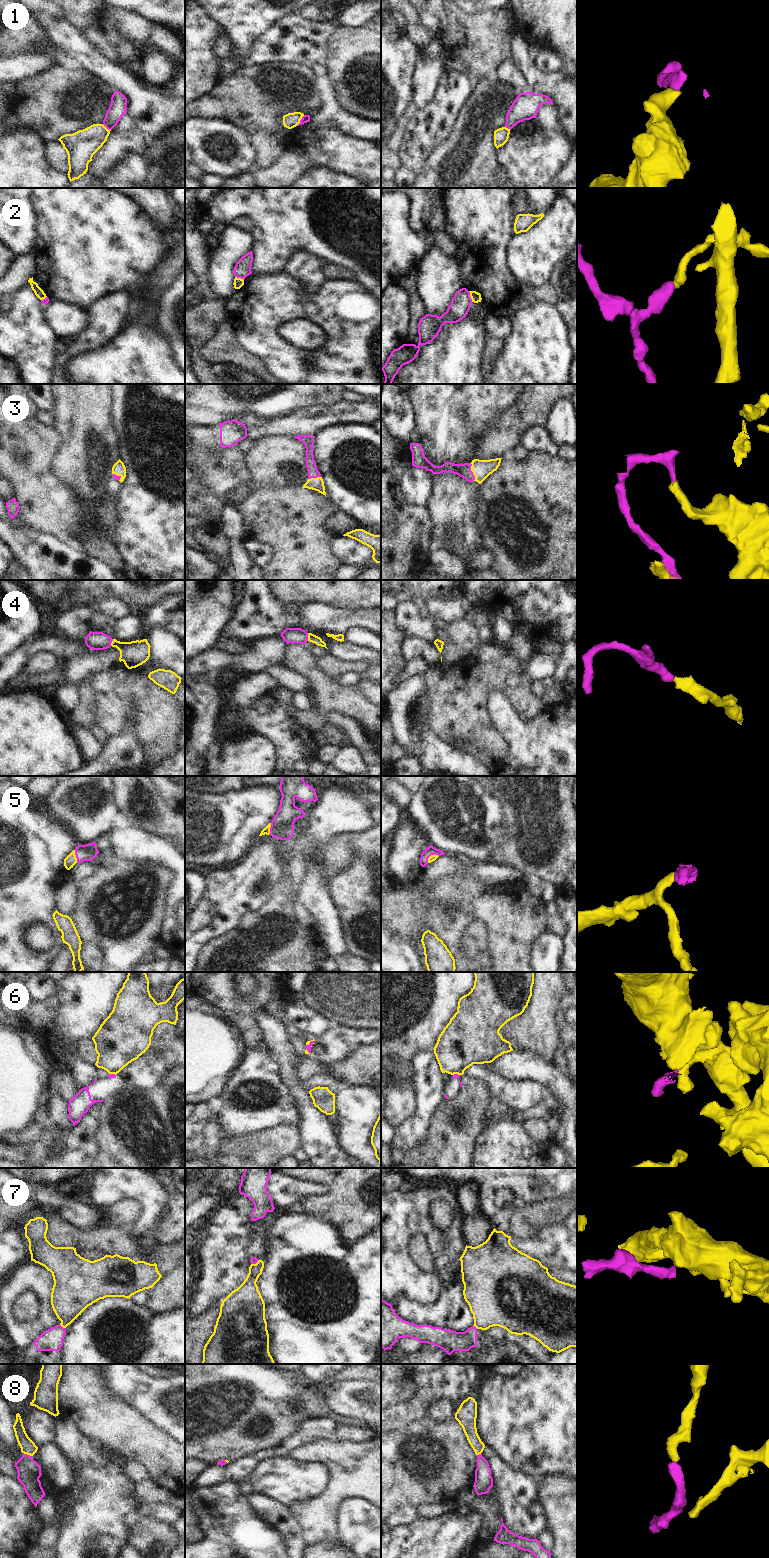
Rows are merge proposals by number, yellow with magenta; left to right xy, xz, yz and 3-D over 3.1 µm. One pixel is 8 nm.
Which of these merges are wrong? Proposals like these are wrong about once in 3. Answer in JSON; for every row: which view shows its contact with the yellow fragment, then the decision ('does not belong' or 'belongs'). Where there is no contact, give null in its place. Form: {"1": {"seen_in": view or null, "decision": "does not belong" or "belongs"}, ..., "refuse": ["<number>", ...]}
{"1": {"seen_in": "xz", "decision": "does not belong"}, "2": {"seen_in": "yz", "decision": "does not belong"}, "3": {"seen_in": "yz", "decision": "belongs"}, "4": {"seen_in": "xz", "decision": "belongs"}, "5": {"seen_in": "xy", "decision": "belongs"}, "6": {"seen_in": "xz", "decision": "does not belong"}, "7": {"seen_in": "xy", "decision": "does not belong"}, "8": {"seen_in": "xy", "decision": "belongs"}, "refuse": ["1", "2", "6", "7"]}

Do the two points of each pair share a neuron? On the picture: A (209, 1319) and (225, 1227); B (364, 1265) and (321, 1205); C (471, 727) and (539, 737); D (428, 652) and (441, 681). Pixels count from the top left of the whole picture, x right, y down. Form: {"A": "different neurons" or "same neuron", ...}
{"A": "different neurons", "B": "different neurons", "C": "different neurons", "D": "different neurons"}

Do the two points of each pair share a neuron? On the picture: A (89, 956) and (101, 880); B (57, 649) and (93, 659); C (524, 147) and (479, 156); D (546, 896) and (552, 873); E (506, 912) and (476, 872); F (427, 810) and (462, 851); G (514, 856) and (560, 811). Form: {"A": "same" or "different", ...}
{"A": "different", "B": "different", "C": "different", "D": "different", "E": "different", "F": "same", "G": "same"}

